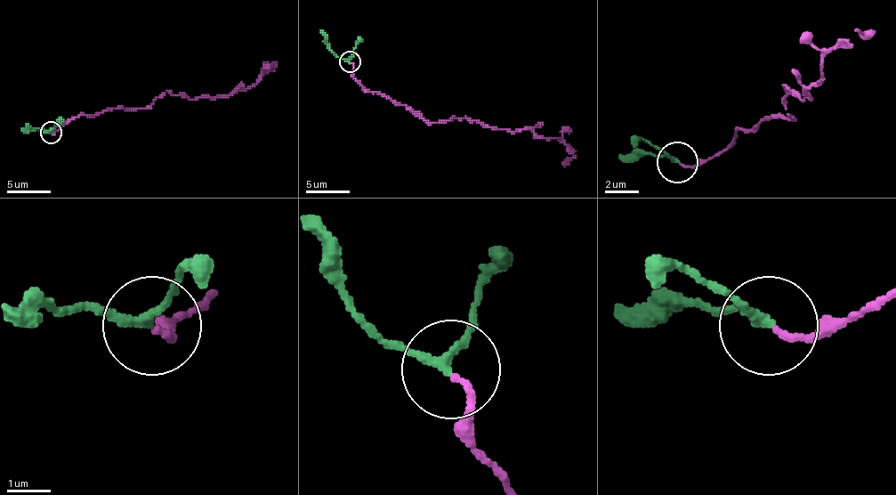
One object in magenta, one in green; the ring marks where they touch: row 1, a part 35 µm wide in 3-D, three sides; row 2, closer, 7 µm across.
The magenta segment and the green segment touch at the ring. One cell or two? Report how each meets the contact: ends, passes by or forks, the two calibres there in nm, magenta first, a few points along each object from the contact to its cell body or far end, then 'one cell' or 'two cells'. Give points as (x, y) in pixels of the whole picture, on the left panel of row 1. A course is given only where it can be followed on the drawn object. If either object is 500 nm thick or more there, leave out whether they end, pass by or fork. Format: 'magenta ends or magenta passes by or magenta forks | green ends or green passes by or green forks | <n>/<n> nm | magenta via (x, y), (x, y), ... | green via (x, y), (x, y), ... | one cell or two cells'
magenta ends | green passes by | 140/180 nm | magenta via (50, 133), (111, 109), (147, 109), (166, 91), (190, 100), (232, 95), (274, 67), (263, 62) | green via (50, 133), (30, 128), (21, 130) | one cell

